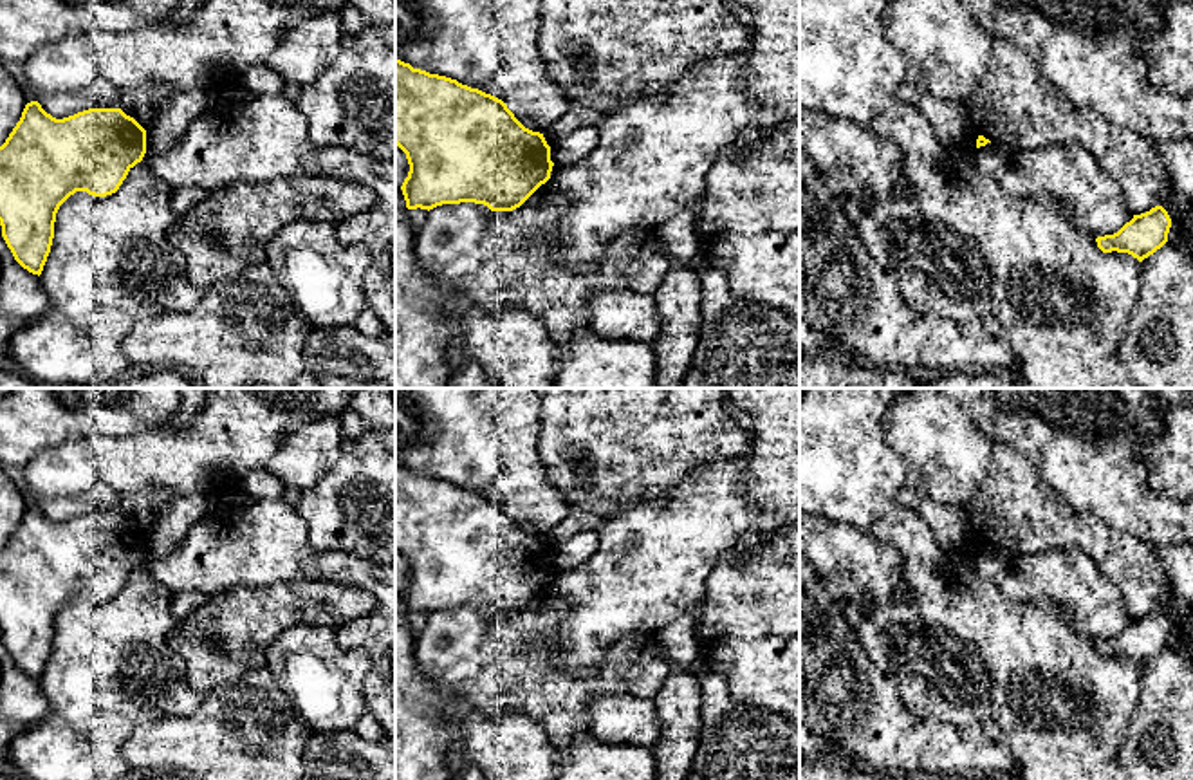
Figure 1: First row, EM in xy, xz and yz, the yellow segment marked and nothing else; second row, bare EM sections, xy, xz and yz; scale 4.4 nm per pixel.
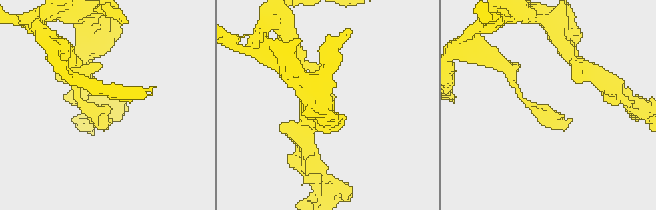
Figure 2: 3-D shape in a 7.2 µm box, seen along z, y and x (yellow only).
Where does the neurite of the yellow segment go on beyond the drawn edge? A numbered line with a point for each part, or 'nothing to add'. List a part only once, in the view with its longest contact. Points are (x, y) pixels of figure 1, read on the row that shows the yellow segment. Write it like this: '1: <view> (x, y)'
nothing to add

